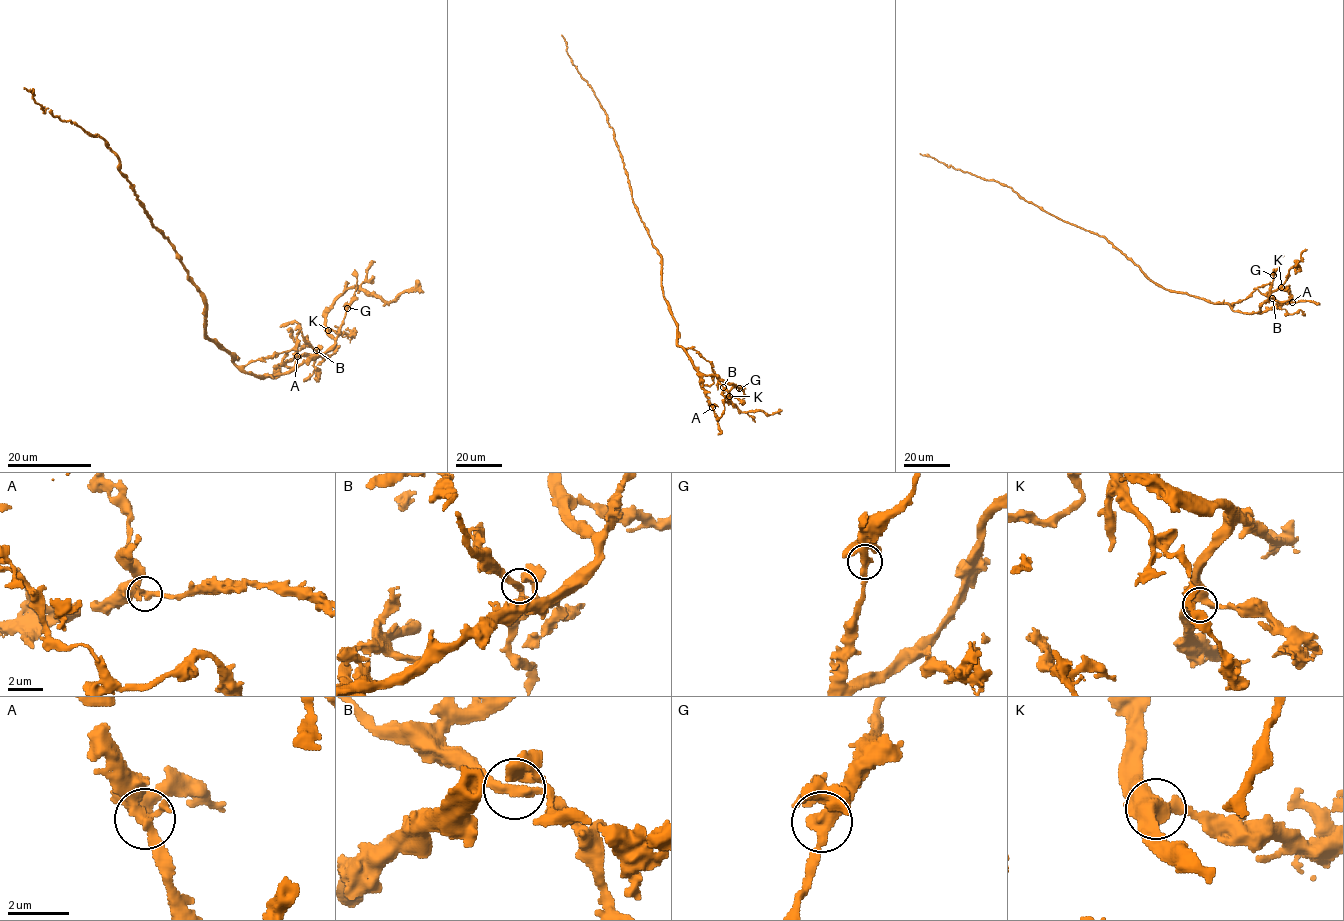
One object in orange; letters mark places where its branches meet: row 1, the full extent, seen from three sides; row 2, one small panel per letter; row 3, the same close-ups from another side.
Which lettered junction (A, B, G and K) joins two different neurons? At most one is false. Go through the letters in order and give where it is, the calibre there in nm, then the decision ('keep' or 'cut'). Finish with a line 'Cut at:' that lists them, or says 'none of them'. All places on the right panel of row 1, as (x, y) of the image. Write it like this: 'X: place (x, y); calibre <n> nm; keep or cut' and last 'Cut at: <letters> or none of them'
A: place (1292, 302); calibre 320 nm; keep
B: place (1272, 298); calibre 300 nm; keep
G: place (1273, 275); calibre 360 nm; keep
K: place (1281, 287); calibre 400 nm; keep
Cut at: none of them

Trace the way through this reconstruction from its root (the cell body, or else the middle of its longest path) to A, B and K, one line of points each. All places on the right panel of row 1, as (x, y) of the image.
A: (1137, 266), (1166, 289), (1212, 303), (1226, 303), (1233, 310), (1260, 313), (1292, 302)
B: (1137, 266), (1166, 289), (1212, 303), (1226, 303), (1233, 307), (1256, 288), (1272, 298)
K: (1137, 266), (1166, 289), (1212, 303), (1226, 303), (1233, 310), (1245, 313), (1258, 312), (1268, 296), (1281, 287)

